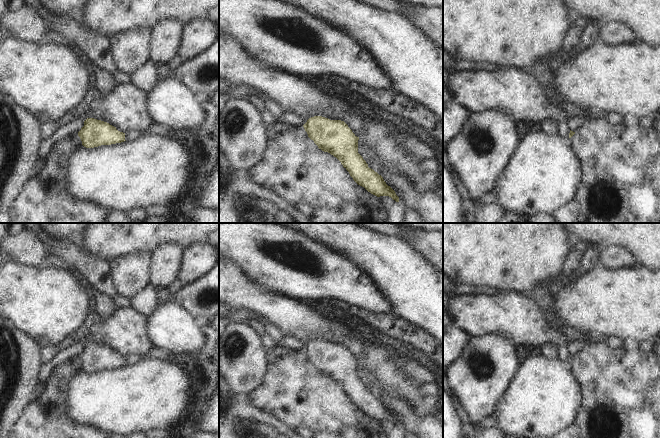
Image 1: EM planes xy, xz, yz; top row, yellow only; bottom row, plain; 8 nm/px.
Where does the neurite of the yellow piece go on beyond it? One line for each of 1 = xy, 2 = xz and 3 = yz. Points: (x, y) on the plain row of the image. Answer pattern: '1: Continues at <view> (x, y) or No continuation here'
1: No continuation here
2: No continuation here
3: No continuation here

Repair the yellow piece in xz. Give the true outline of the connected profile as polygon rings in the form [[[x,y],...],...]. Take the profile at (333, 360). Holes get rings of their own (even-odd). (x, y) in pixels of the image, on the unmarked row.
[[[314,340],[303,351],[318,372],[336,381],[358,409],[377,421],[389,420],[399,426],[395,415],[358,377],[359,361],[344,345]]]

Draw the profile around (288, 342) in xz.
[[[285,336],[279,343],[279,346],[285,347],[289,350],[303,350],[302,342],[290,336]]]

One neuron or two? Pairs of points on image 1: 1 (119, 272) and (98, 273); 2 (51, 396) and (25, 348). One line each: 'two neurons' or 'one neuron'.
1: two neurons
2: two neurons

